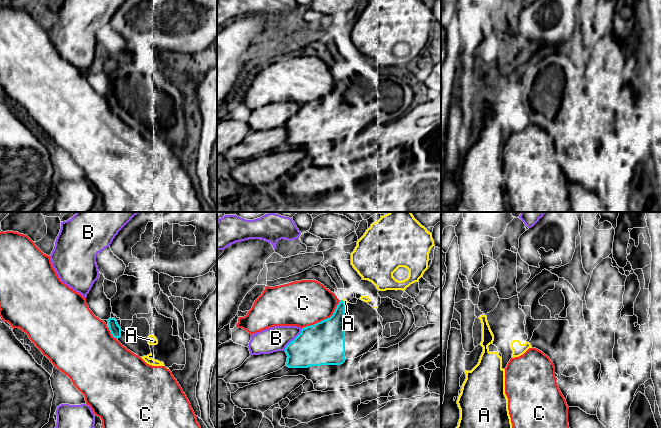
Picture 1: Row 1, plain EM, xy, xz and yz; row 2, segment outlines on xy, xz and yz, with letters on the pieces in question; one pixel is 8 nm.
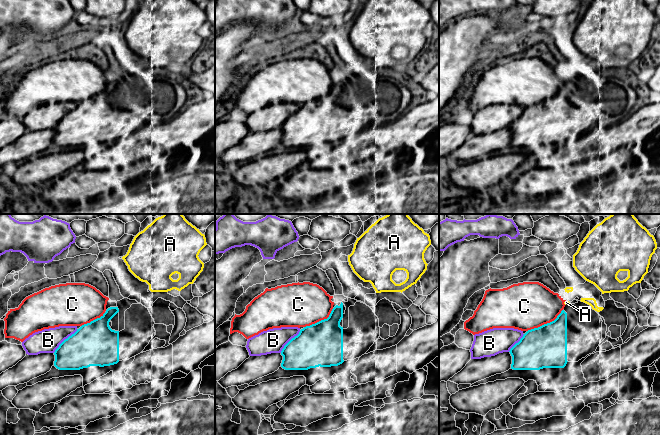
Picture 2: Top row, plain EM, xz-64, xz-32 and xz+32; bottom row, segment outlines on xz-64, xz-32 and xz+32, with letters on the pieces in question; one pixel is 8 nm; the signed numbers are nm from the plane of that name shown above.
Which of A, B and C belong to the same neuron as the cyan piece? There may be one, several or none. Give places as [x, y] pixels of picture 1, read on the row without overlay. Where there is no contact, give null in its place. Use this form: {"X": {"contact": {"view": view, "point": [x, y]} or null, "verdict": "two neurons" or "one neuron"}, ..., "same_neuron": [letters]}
{"A": {"contact": {"view": "xz", "point": [343, 77]}, "verdict": "two neurons"}, "B": {"contact": {"view": "xz", "point": [294, 115]}, "verdict": "two neurons"}, "C": {"contact": {"view": "xz", "point": [325, 95]}, "verdict": "two neurons"}, "same_neuron": []}

